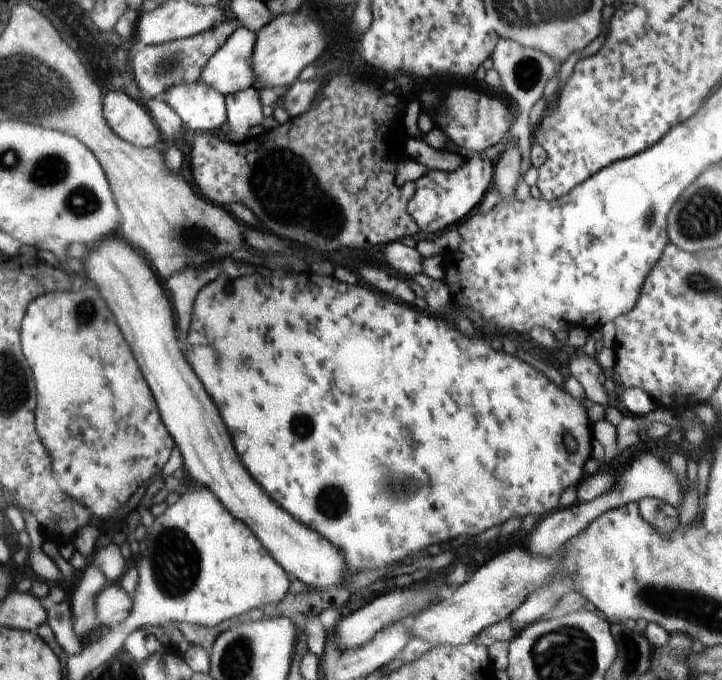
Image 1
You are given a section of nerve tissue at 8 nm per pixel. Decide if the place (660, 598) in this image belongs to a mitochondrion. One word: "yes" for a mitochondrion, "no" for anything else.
yes

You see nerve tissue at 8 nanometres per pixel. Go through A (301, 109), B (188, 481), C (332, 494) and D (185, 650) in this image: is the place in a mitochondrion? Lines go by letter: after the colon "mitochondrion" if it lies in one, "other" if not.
A: other
B: other
C: mitochondrion
D: other

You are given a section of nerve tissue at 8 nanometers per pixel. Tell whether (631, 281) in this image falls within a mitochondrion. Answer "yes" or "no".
no

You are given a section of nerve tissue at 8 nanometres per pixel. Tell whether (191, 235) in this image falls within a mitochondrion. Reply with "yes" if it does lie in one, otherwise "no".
yes

